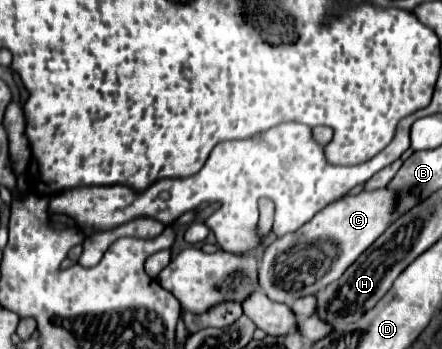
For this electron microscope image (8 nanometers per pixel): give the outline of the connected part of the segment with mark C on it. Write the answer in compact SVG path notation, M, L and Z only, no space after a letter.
M387 188L343 196L325 206L297 232L271 242L259 260L259 288L273 300L291 304L297 298L313 296L335 282L357 260L393 220L395 200Z

